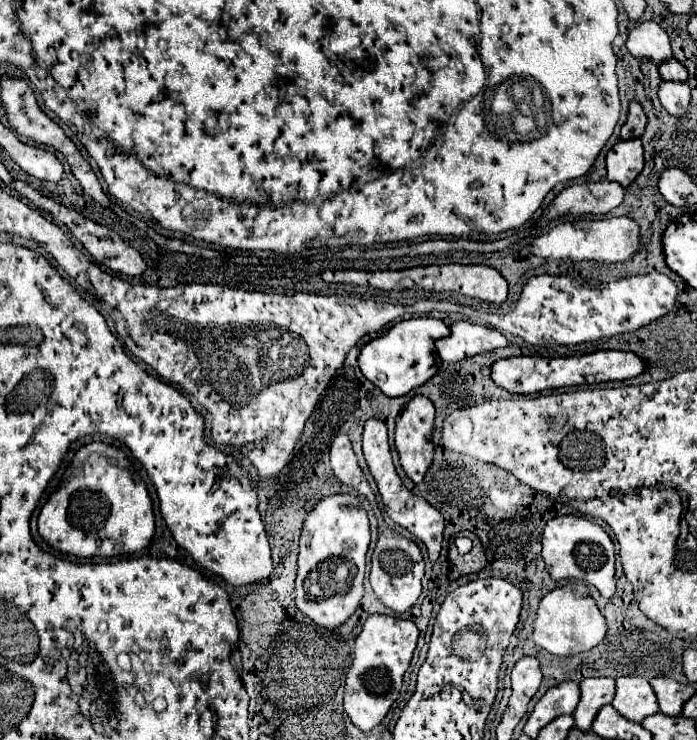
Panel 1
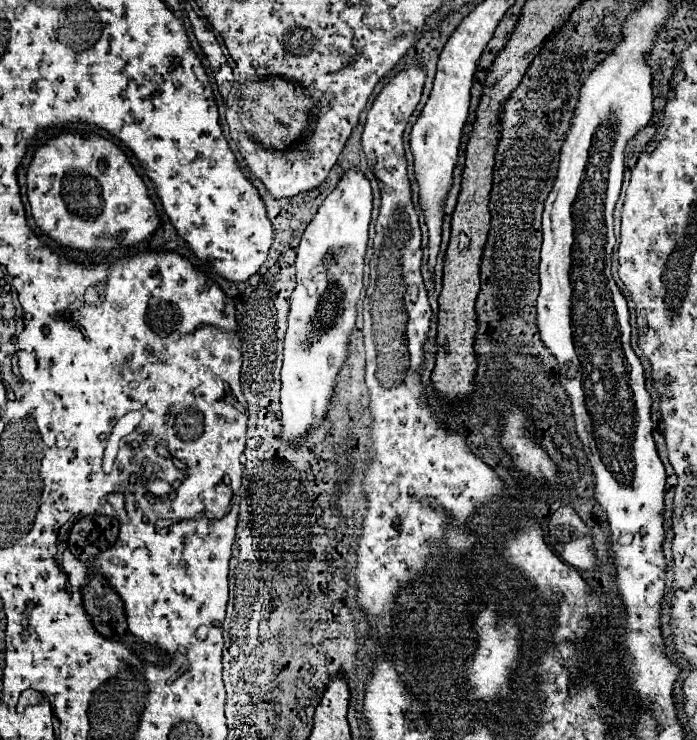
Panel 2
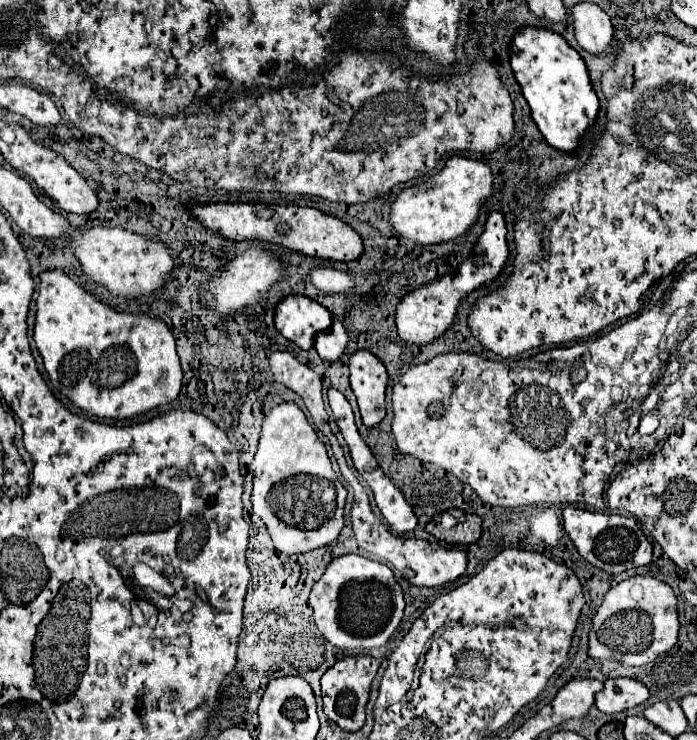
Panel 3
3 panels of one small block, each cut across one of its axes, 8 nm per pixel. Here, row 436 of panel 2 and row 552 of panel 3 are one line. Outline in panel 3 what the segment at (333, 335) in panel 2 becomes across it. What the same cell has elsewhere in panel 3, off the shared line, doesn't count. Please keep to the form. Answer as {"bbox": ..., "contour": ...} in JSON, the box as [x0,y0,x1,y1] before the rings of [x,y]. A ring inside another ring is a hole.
{"bbox":[252,402,346,554],"contour":[[[282,402],[270,410],[262,422],[258,452],[252,460],[254,472],[254,490],[252,490],[252,508],[266,524],[274,546],[284,554],[300,554],[322,548],[338,538],[344,526],[344,500],[346,488],[336,478],[326,446],[318,440],[314,428],[308,424],[304,412],[294,402]]]}

